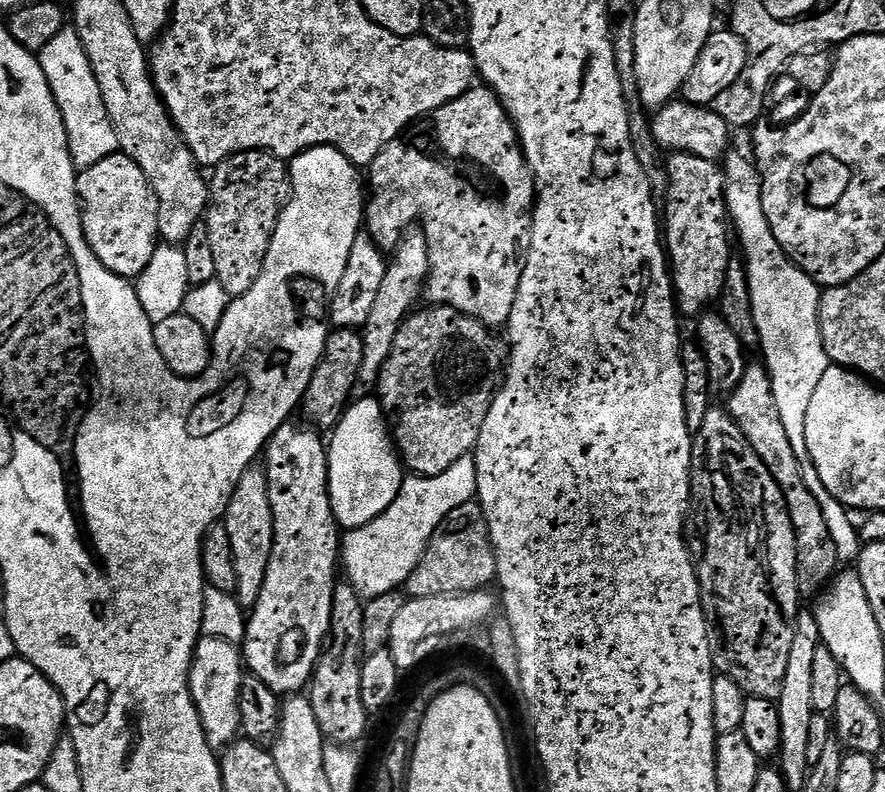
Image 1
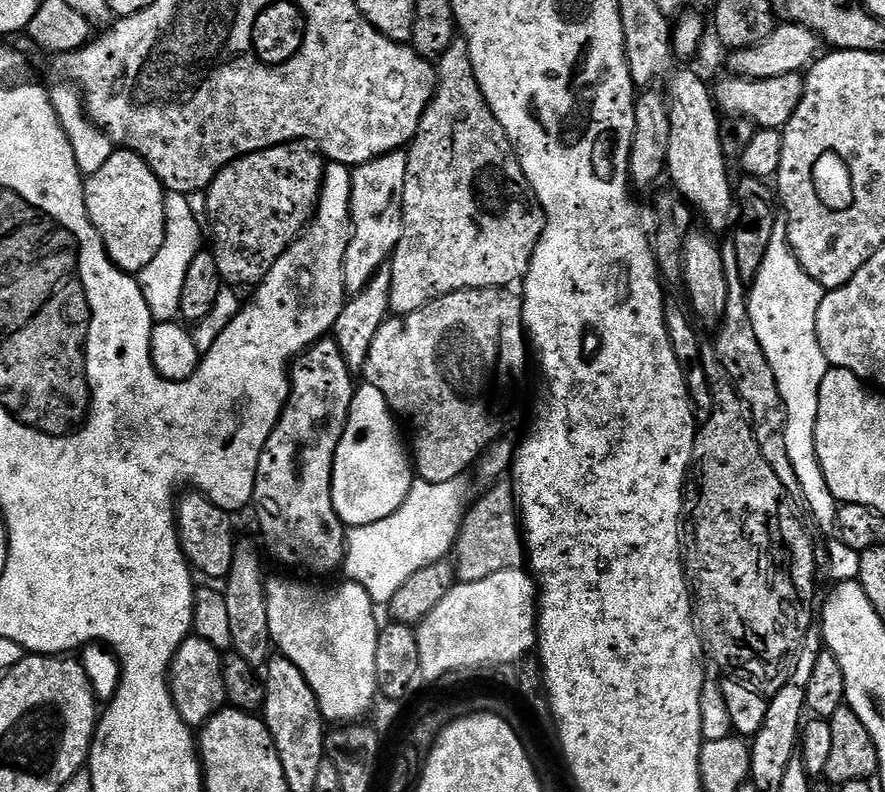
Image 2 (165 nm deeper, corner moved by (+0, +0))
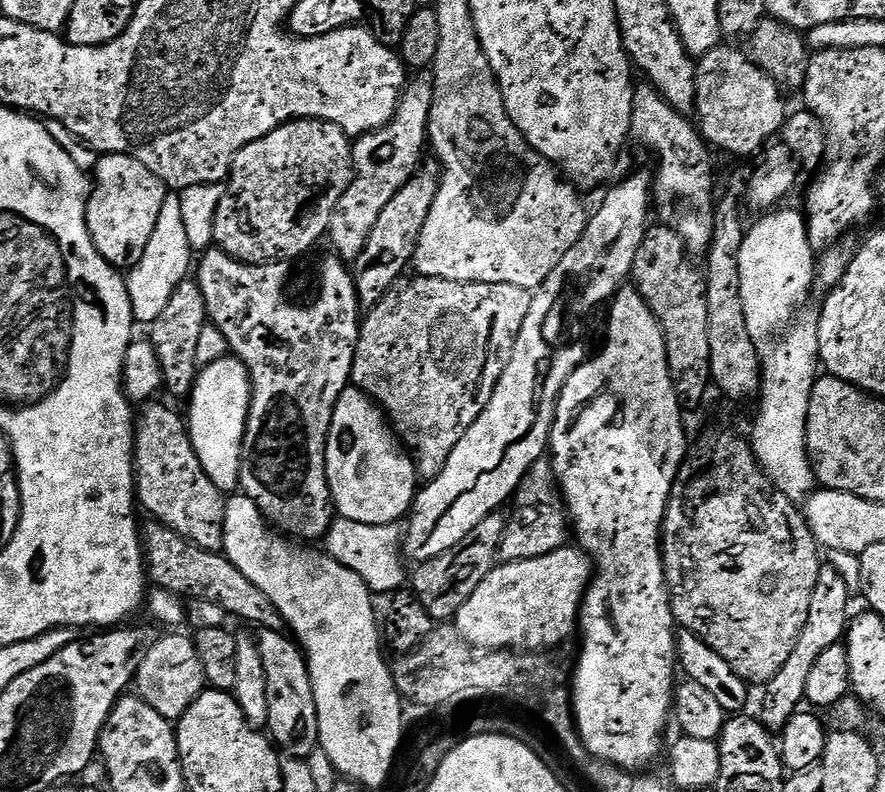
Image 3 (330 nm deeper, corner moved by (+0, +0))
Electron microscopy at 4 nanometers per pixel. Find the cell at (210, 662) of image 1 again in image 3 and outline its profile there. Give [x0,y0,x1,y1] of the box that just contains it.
[134,636,206,722]

